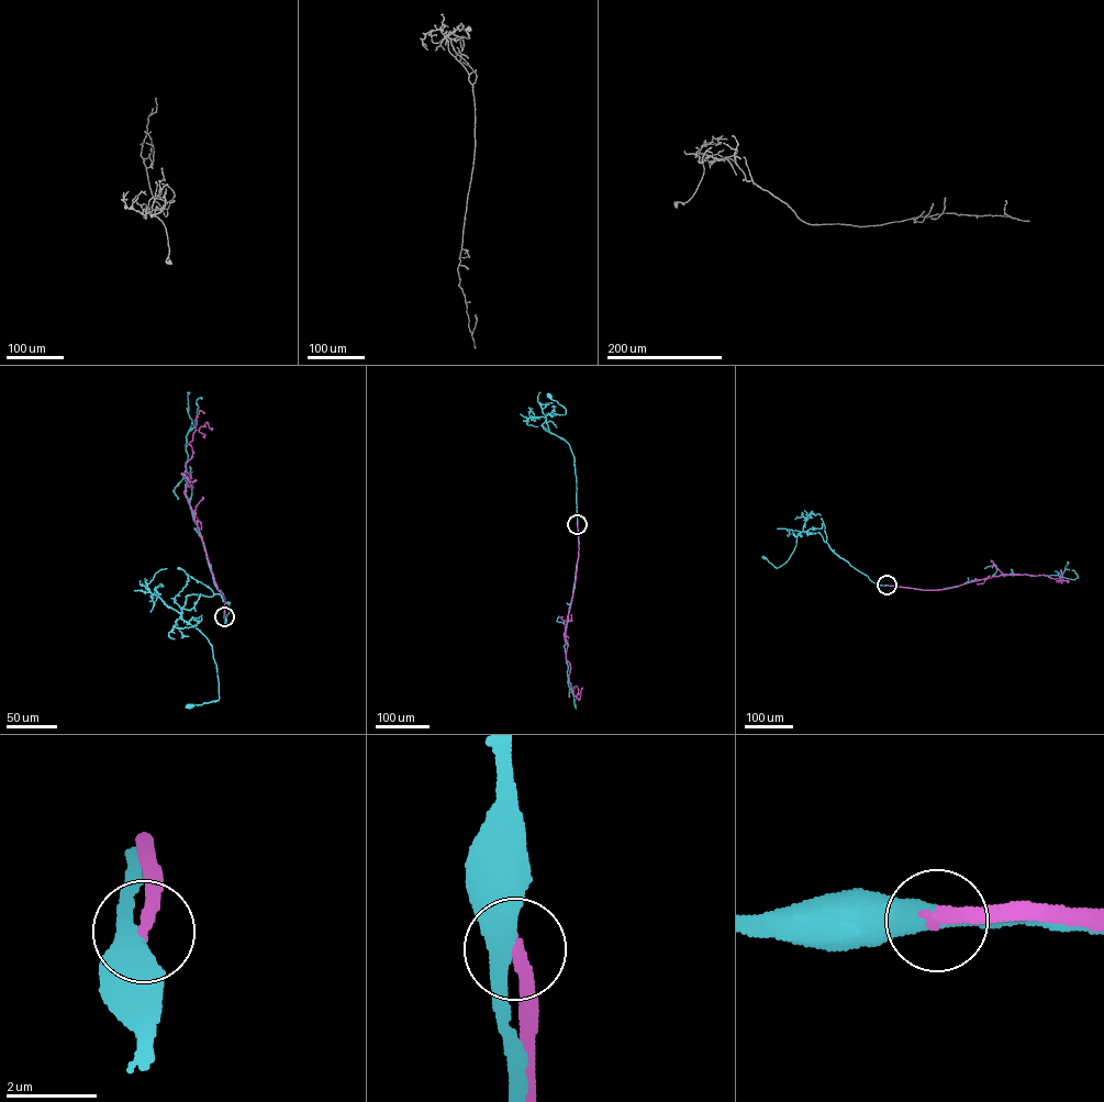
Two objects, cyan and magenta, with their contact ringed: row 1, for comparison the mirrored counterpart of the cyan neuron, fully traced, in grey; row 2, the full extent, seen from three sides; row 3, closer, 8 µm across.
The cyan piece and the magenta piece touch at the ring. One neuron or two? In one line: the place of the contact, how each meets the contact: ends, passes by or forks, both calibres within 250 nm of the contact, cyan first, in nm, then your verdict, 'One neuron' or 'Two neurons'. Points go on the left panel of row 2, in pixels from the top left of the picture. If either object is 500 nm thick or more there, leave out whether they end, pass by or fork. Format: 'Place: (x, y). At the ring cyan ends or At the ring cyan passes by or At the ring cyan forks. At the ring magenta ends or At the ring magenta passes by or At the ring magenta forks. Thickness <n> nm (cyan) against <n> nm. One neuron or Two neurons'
Place: (224, 616). At the ring cyan passes by. At the ring magenta ends. Thickness 440 nm (cyan) against 300 nm. Two neurons

